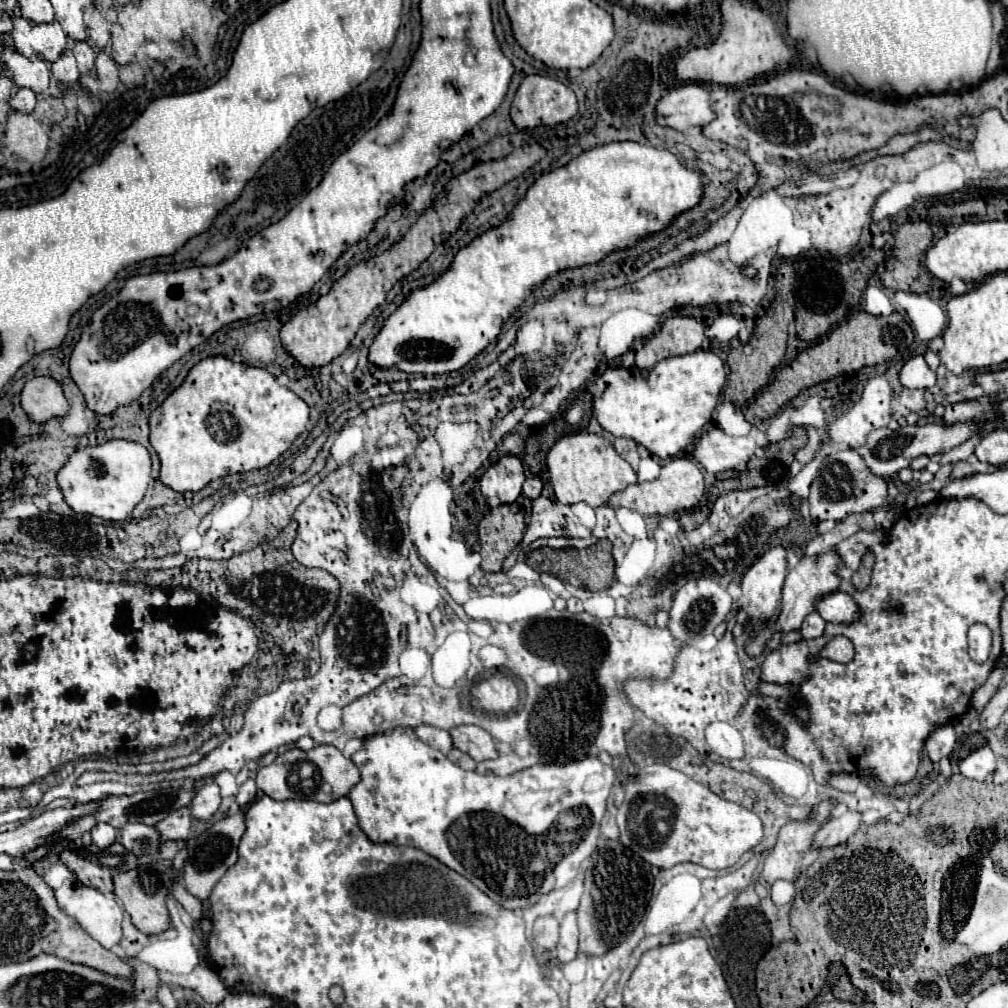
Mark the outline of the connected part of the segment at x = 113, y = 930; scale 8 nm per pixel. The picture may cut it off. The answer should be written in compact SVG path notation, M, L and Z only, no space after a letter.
M67 880L61 888L55 890L55 898L59 902L59 908L73 916L79 926L93 938L97 940L101 946L105 946L107 950L111 950L113 946L119 944L121 940L121 920L123 920L123 908L117 904L117 900L101 894L99 890L93 890L93 888L87 888L75 880Z

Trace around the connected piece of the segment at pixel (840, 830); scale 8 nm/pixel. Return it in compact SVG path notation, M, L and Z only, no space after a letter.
M845 812L839 818L829 820L815 836L815 844L821 848L829 848L835 844L845 842L851 834L855 834L859 830L859 826L863 824L861 820L861 812Z

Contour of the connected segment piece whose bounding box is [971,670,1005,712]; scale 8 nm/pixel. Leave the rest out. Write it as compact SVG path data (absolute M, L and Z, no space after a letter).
M993 670L993 672L989 674L989 678L985 680L985 684L981 684L981 686L973 692L973 696L971 696L971 706L973 706L975 710L981 712L983 706L991 700L991 696L995 694L995 690L997 690L997 686L999 686L1003 674L1005 674L1005 670Z

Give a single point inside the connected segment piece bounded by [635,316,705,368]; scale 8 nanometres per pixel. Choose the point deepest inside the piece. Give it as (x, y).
(681, 334)

